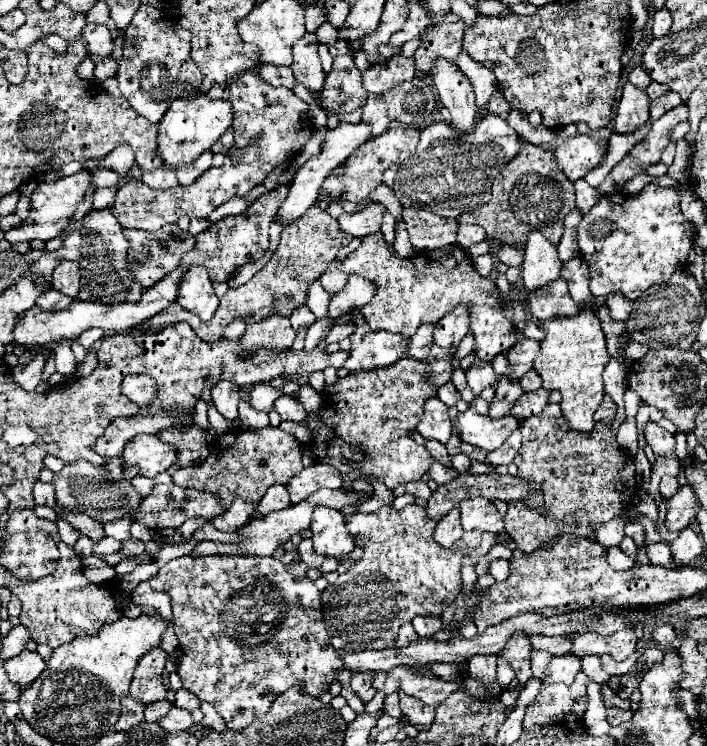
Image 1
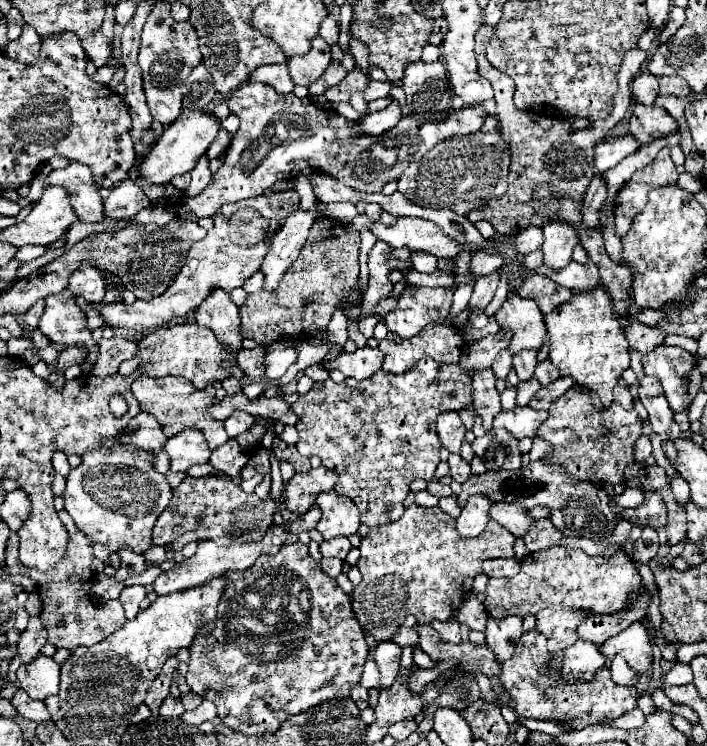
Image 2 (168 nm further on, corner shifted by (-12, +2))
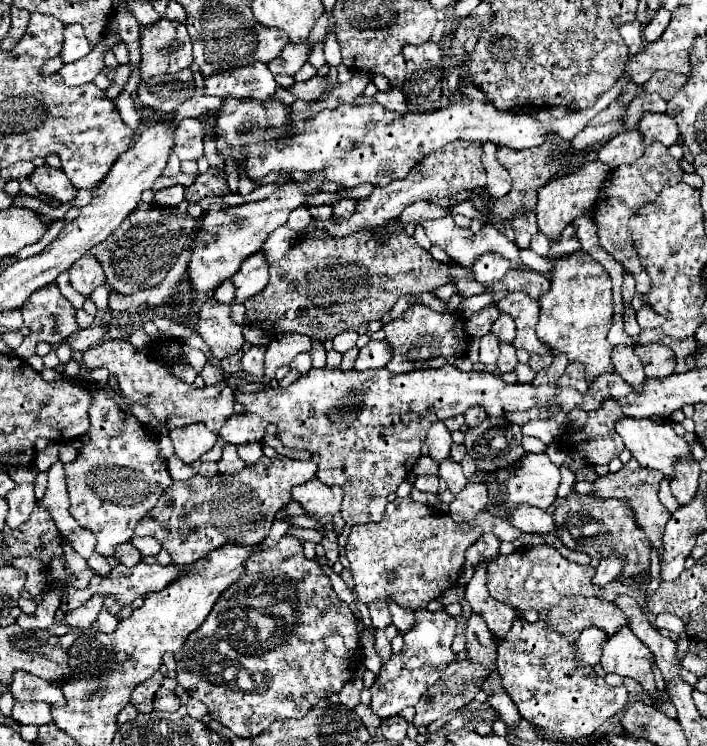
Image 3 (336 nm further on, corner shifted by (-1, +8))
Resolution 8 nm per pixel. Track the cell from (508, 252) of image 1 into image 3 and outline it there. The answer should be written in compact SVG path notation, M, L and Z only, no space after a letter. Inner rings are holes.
M523 212L513 218L513 230L515 230L515 244L519 248L529 248L529 242L533 234L537 232L537 218L535 212Z

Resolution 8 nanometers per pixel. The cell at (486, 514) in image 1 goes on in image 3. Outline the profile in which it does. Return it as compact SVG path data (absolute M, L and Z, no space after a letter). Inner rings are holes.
M521 504L517 510L513 510L509 514L509 524L519 528L521 532L557 536L557 524L553 514L547 514L545 510L533 508L529 504Z

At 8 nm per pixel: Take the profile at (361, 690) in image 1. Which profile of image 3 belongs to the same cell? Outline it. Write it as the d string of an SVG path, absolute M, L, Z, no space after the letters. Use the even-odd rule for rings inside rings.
M389 624L387 628L375 630L375 650L381 656L381 660L389 660L391 656L391 640L399 634L399 630L395 628L395 624Z

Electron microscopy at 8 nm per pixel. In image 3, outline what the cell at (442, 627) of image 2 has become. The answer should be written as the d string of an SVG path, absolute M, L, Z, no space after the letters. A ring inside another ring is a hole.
M415 610L415 626L403 634L405 640L403 650L389 658L389 662L379 672L375 686L371 688L373 694L371 710L379 718L385 720L389 716L397 716L407 706L415 706L419 698L441 678L441 672L451 662L455 662L457 654L451 650L455 626L457 622L445 610L437 610L437 612Z

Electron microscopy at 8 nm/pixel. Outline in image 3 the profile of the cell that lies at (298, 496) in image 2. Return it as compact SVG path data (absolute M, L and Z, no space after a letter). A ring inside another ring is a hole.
M277 454L273 458L261 458L237 474L217 474L213 478L195 474L167 488L161 500L157 500L157 508L151 508L141 524L137 524L135 534L159 540L173 562L185 566L225 544L261 544L271 530L275 512L291 500L291 488L305 484L315 472L317 464L313 460L299 462Z

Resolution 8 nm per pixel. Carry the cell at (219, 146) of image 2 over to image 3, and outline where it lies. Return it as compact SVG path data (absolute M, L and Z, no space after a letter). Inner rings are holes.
M187 118L175 130L175 154L179 160L193 160L197 162L203 156L203 126L197 118Z

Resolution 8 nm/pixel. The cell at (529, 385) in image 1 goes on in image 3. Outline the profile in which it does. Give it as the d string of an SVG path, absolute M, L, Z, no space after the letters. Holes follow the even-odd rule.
M533 354L529 358L529 366L535 370L535 372L541 372L543 368L547 368L553 360L553 354L547 354L547 356L539 356L539 354Z

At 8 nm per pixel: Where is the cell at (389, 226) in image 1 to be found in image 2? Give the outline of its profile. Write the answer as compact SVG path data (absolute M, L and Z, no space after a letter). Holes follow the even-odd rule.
M412 252L410 260L414 264L414 270L418 270L418 272L434 272L436 270L436 262L438 262L436 256L424 254L424 252Z

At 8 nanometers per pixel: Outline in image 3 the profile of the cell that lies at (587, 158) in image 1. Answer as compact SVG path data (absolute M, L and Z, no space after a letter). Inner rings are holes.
M639 130L621 132L613 136L607 144L603 144L597 152L597 158L613 168L621 164L633 164L637 158L643 156L643 136Z

